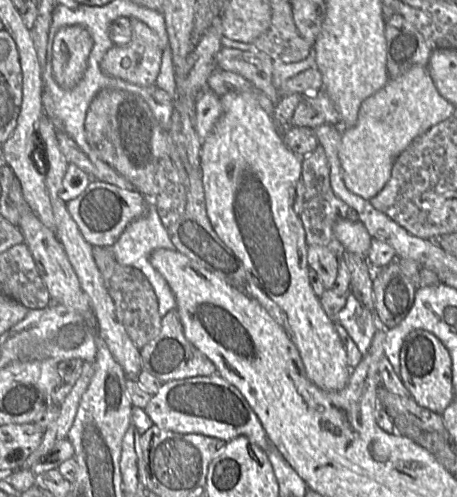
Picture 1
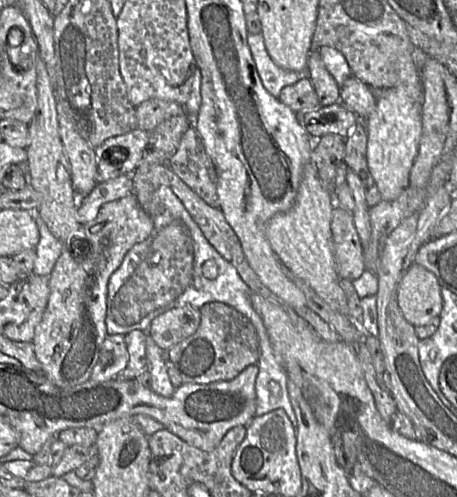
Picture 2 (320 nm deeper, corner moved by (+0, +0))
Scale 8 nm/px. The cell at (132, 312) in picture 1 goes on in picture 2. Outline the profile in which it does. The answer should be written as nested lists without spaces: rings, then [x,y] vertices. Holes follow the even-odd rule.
[[[191,305],[175,307],[155,317],[147,332],[157,346],[162,350],[168,350],[194,334],[200,320],[199,309]]]

